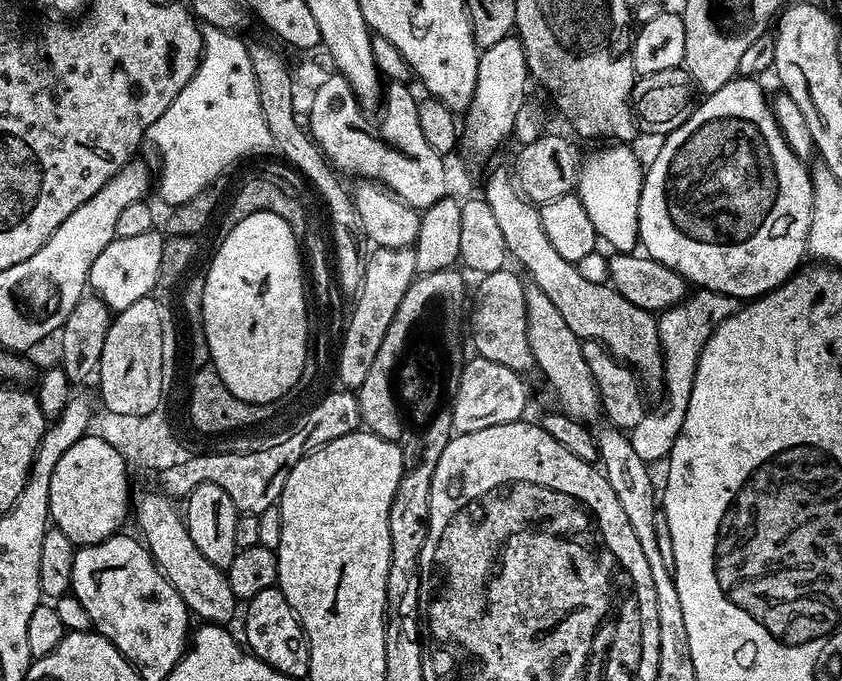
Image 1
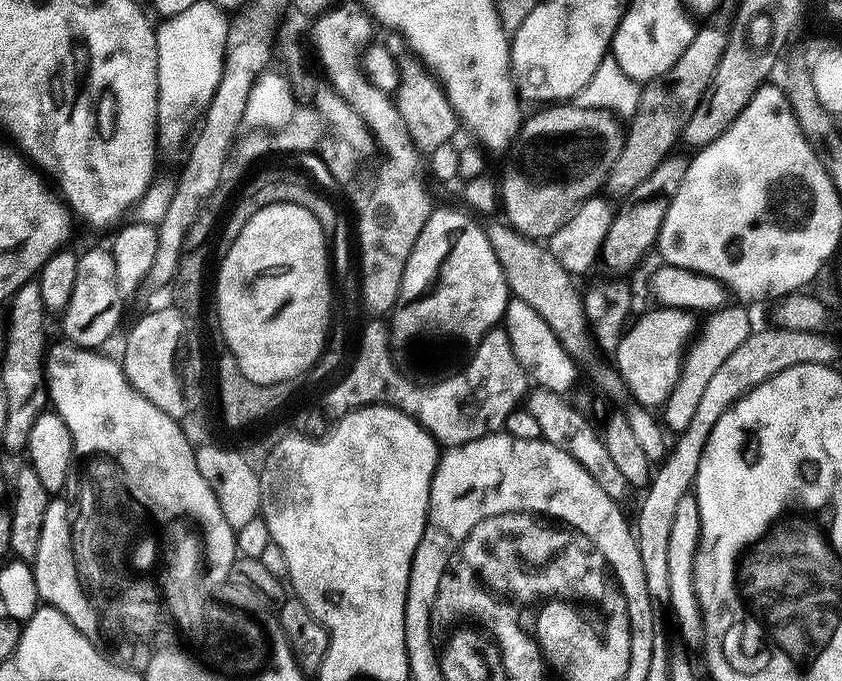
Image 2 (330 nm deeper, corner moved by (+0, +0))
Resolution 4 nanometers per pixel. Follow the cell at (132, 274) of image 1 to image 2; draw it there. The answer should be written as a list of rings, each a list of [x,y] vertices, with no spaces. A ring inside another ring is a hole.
[[[107,247],[92,248],[78,256],[78,278],[74,278],[74,294],[62,313],[64,332],[77,348],[100,350],[116,332],[120,324],[120,299],[122,293],[116,281],[114,258]]]

